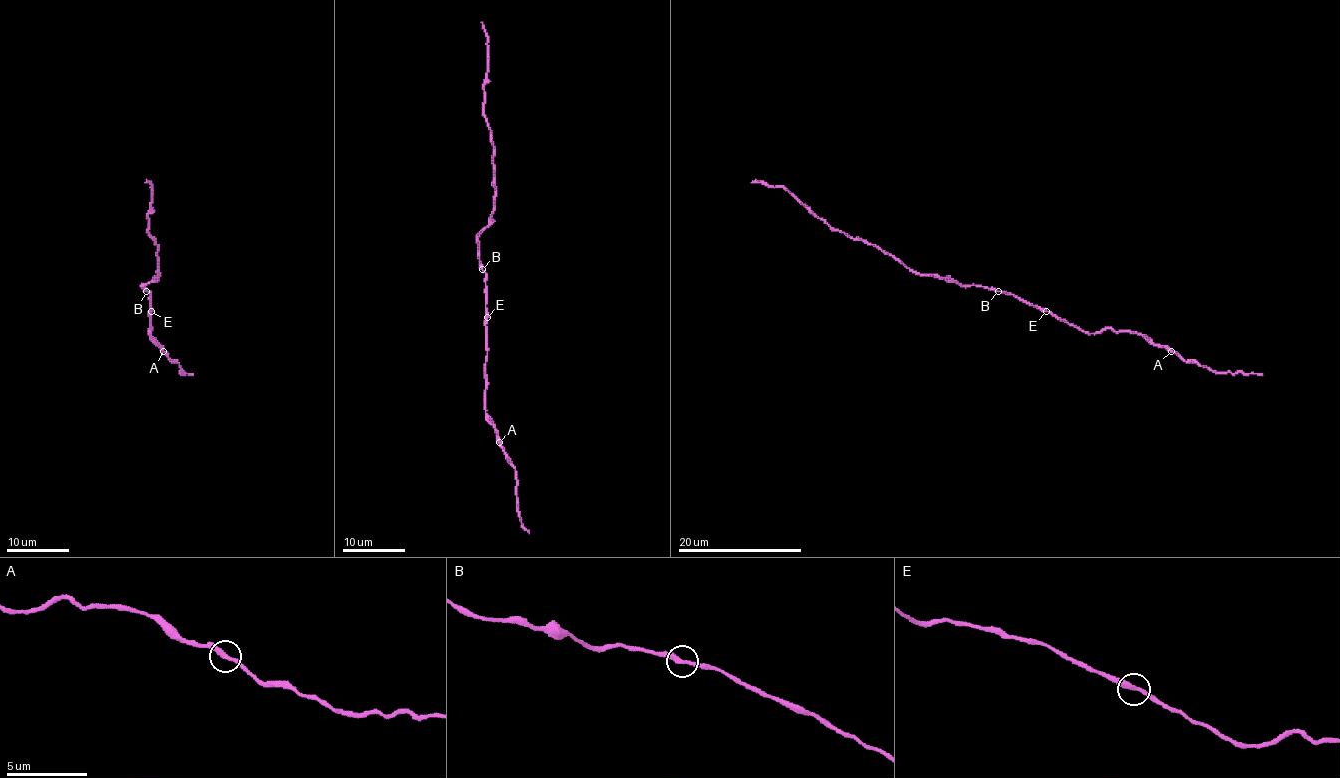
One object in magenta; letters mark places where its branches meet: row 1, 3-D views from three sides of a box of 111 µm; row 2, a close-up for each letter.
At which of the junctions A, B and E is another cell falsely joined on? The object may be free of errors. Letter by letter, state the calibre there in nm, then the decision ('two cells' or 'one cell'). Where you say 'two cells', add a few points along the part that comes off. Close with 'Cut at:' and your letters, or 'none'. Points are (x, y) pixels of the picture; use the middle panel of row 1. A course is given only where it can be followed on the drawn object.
A: calibre 320 nm; one cell
B: calibre 320 nm; one cell
E: calibre 320 nm; one cell
Cut at: none

